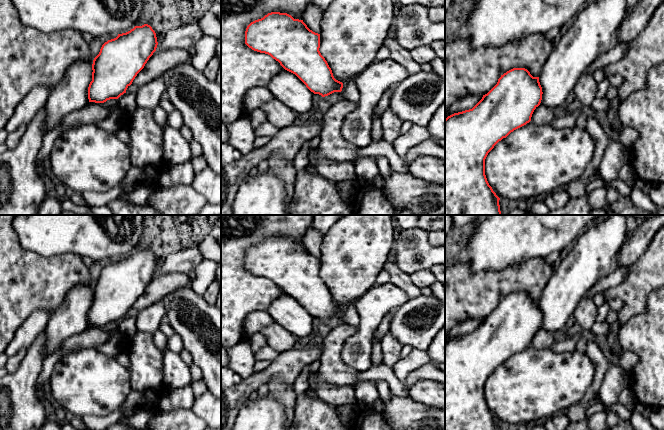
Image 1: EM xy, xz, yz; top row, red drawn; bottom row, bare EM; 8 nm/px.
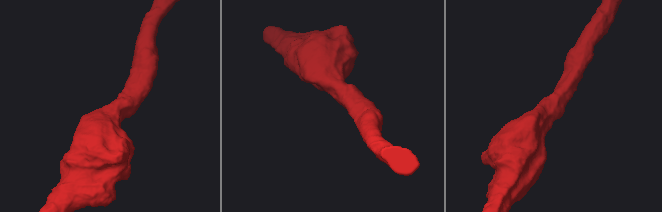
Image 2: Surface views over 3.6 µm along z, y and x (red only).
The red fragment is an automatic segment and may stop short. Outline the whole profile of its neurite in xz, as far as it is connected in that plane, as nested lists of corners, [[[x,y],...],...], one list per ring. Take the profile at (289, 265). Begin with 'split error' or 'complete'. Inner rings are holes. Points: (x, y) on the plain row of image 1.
complete | [[[268,237],[247,250],[245,268],[254,275],[270,279],[285,294],[295,298],[314,318],[325,321],[342,315],[343,307],[334,302],[331,292],[319,275],[320,258],[310,254],[303,244],[294,243],[287,237]]]

